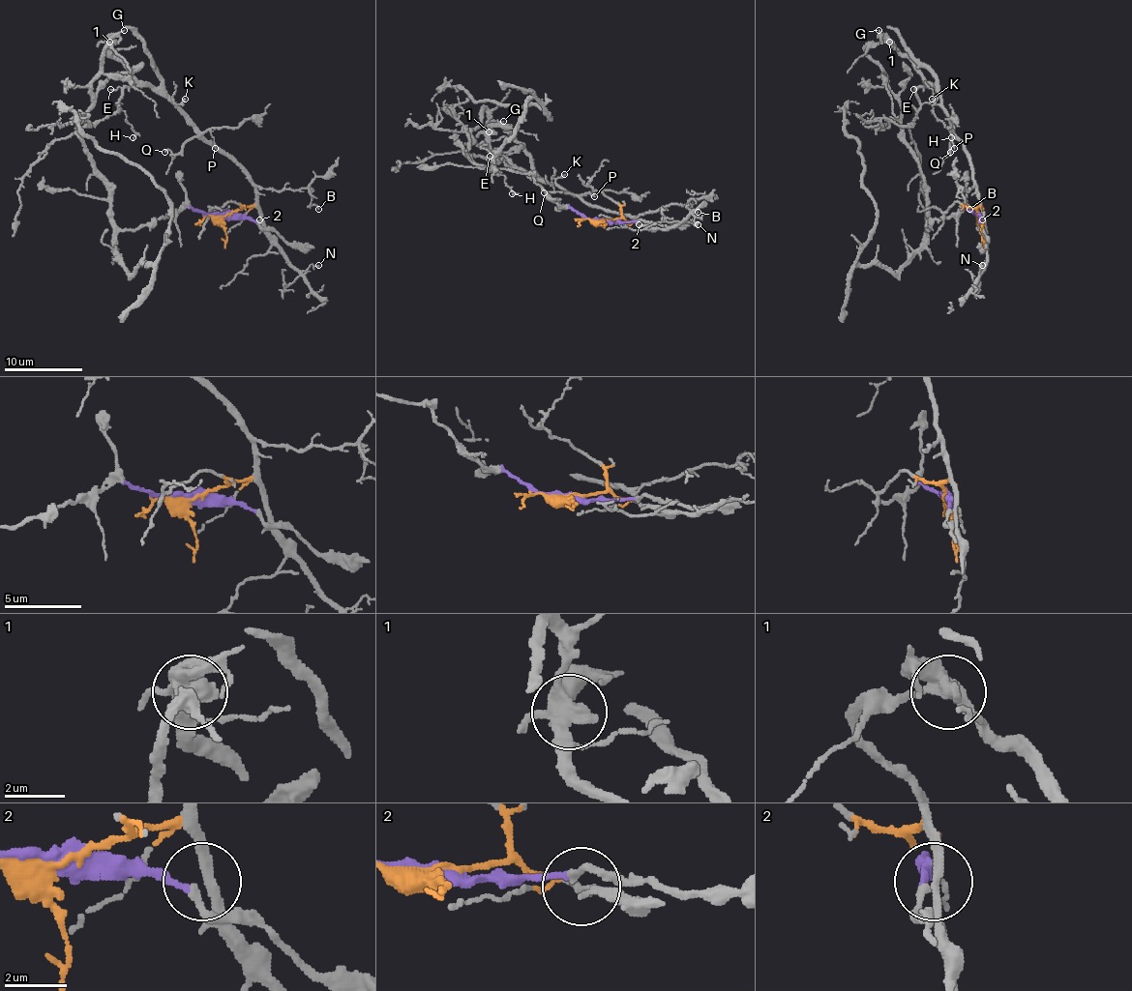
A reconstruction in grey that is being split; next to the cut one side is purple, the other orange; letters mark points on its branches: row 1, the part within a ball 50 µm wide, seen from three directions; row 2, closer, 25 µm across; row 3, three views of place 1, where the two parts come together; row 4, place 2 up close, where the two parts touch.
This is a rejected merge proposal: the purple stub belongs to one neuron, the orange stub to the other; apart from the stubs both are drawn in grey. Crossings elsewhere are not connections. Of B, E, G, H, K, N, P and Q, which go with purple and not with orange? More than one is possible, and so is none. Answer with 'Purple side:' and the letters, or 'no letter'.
Purple side: no letter

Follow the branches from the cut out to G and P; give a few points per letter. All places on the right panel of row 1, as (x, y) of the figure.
G: (978, 214), (978, 187), (965, 144), (954, 132), (940, 98), (878, 29)
P: (978, 214), (978, 187), (963, 144), (952, 131), (954, 148)

